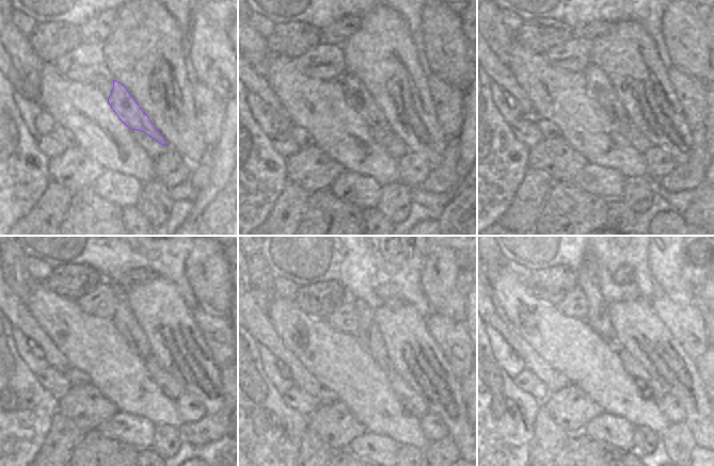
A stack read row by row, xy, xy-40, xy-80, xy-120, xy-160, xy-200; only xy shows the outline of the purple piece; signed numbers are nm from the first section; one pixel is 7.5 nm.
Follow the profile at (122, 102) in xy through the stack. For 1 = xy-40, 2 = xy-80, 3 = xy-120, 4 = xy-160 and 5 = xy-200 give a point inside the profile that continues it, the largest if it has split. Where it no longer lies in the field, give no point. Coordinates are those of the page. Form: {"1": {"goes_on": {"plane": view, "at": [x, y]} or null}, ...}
{"1": {"goes_on": {"plane": "xy-40", "at": [358, 97]}}, "2": {"goes_on": {"plane": "xy-80", "at": [599, 85]}}, "3": {"goes_on": {"plane": "xy-120", "at": [124, 320]}}, "4": {"goes_on": {"plane": "xy-160", "at": [369, 335]}}, "5": {"goes_on": {"plane": "xy-200", "at": [598, 319]}}}

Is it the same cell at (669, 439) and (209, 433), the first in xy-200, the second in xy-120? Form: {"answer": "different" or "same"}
{"answer": "different"}

